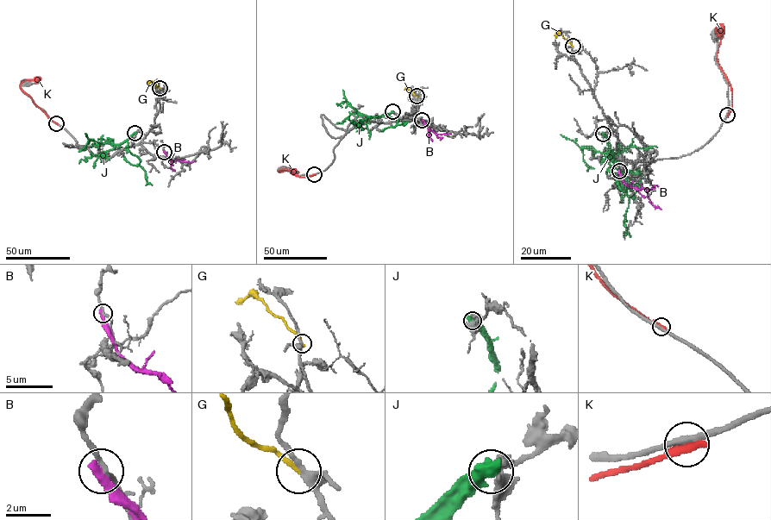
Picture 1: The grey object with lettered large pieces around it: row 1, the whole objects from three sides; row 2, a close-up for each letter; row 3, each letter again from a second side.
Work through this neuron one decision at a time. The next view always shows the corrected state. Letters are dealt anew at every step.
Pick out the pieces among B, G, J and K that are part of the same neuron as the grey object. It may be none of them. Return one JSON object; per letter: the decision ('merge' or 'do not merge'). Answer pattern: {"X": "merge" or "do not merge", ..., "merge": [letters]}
{"B": "do not merge", "G": "do not merge", "J": "do not merge", "K": "do not merge", "merge": []}

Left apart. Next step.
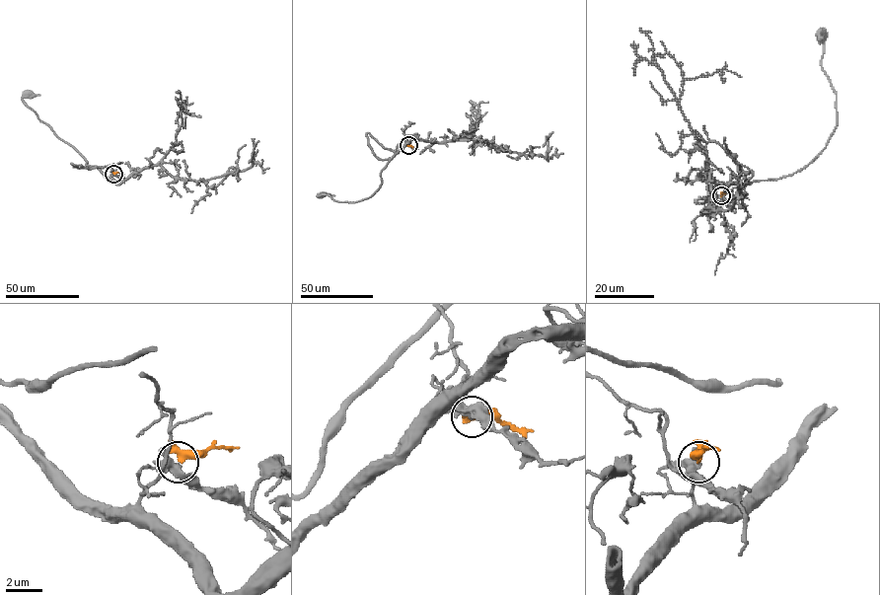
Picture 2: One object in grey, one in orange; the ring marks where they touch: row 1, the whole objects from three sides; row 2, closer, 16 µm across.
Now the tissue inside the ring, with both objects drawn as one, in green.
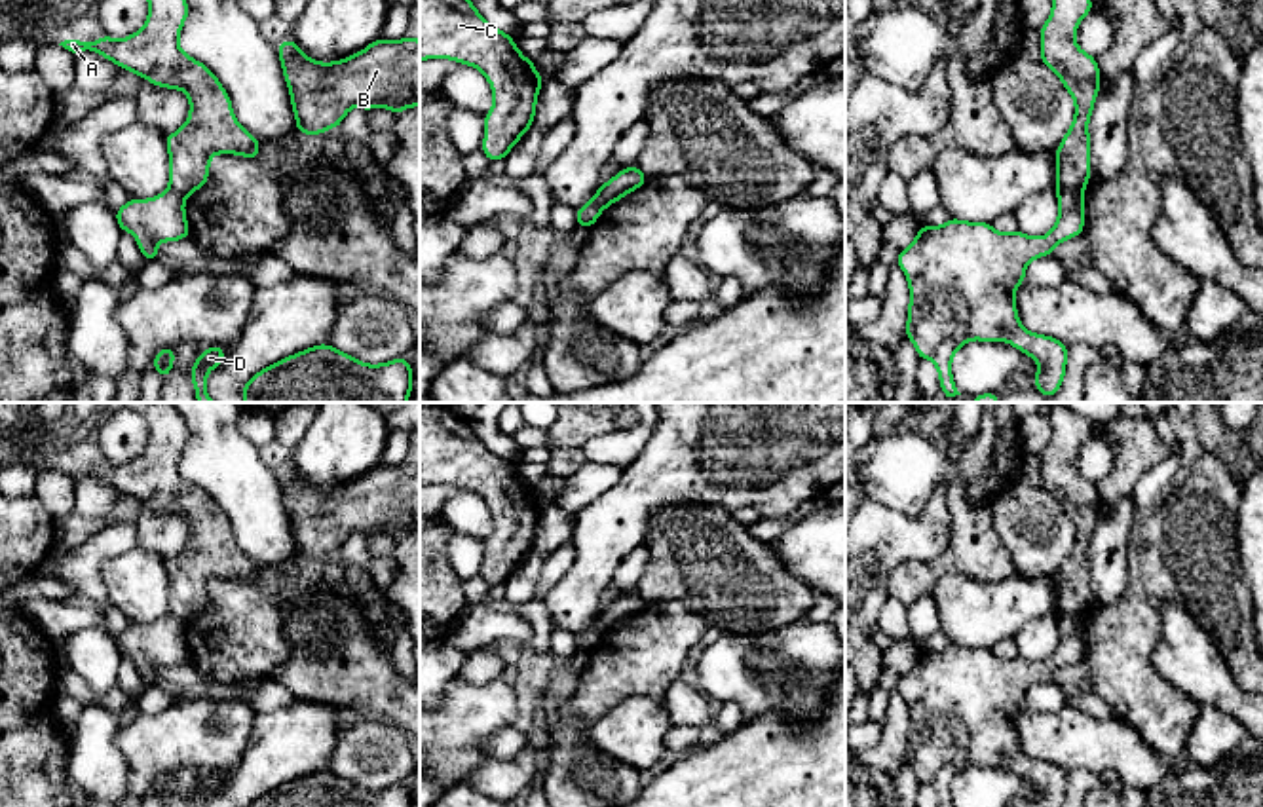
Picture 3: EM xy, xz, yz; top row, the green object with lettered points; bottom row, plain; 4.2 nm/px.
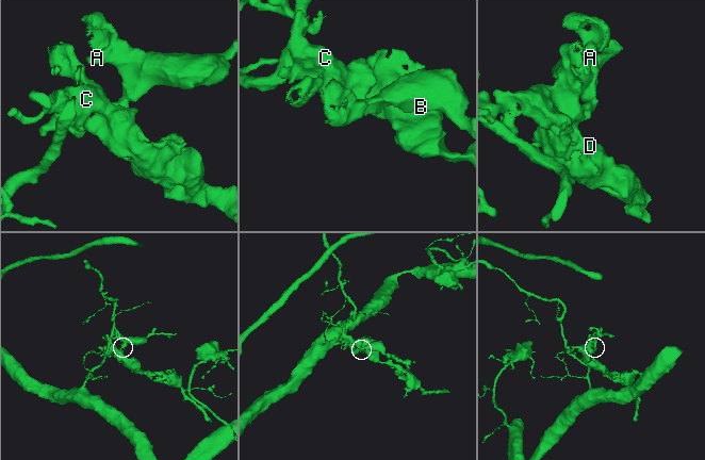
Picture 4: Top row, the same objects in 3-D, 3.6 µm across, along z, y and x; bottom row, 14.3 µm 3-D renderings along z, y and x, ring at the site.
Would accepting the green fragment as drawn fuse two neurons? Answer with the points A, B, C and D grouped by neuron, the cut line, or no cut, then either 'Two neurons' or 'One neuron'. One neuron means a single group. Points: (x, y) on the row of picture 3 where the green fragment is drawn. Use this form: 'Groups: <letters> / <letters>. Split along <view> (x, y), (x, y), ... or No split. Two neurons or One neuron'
Groups: A B / C D. Split along yz (1083, 185), (1058, 194). Two neurons

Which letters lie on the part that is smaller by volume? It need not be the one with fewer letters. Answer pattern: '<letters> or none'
A, B

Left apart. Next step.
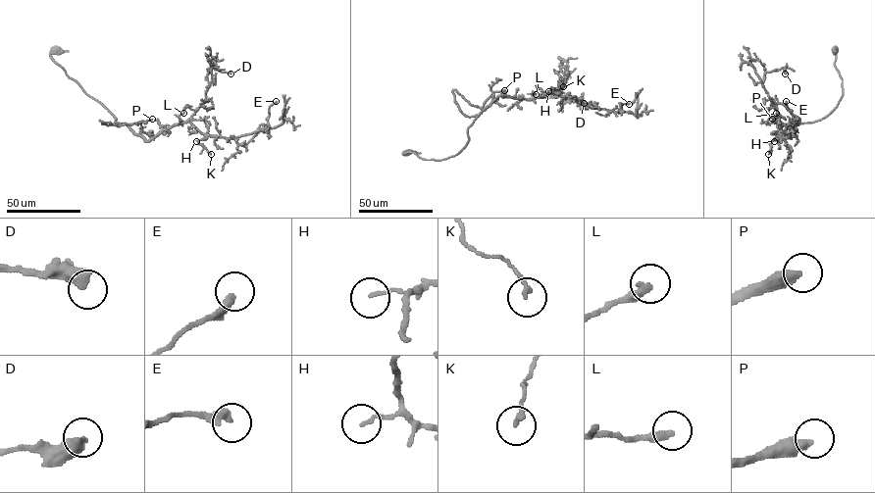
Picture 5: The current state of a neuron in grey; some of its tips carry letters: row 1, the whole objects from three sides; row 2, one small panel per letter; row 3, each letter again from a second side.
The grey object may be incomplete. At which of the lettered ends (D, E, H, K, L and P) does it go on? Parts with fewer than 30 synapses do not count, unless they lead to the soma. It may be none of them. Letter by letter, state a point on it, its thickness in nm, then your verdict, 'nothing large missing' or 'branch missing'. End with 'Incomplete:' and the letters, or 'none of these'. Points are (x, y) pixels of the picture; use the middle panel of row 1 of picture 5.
D: at (584, 103); 500 nm thick; nothing large missing
E: at (629, 104); 300 nm thick; nothing large missing
H: at (548, 91); 110 nm thick; nothing large missing
K: at (563, 86); 160 nm thick; nothing large missing
L: at (536, 94); 320 nm thick; nothing large missing
P: at (504, 90); 400 nm thick; branch missing
Incomplete: P

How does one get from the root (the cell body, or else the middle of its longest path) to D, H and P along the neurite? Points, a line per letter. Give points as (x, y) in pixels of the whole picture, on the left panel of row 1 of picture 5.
D: (55, 49), (50, 56), (66, 73), (146, 141), (193, 114), (205, 98), (211, 67), (231, 73)
H: (55, 49), (50, 57), (115, 123), (149, 141), (189, 122), (207, 136), (196, 141)
P: (55, 49), (50, 56), (66, 73), (115, 123), (125, 123), (103, 124), (100, 121), (119, 125), (152, 119)

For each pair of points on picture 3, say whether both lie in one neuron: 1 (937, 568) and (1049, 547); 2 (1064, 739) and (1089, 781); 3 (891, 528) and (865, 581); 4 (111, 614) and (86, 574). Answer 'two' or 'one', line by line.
1: two
2: two
3: one
4: two

